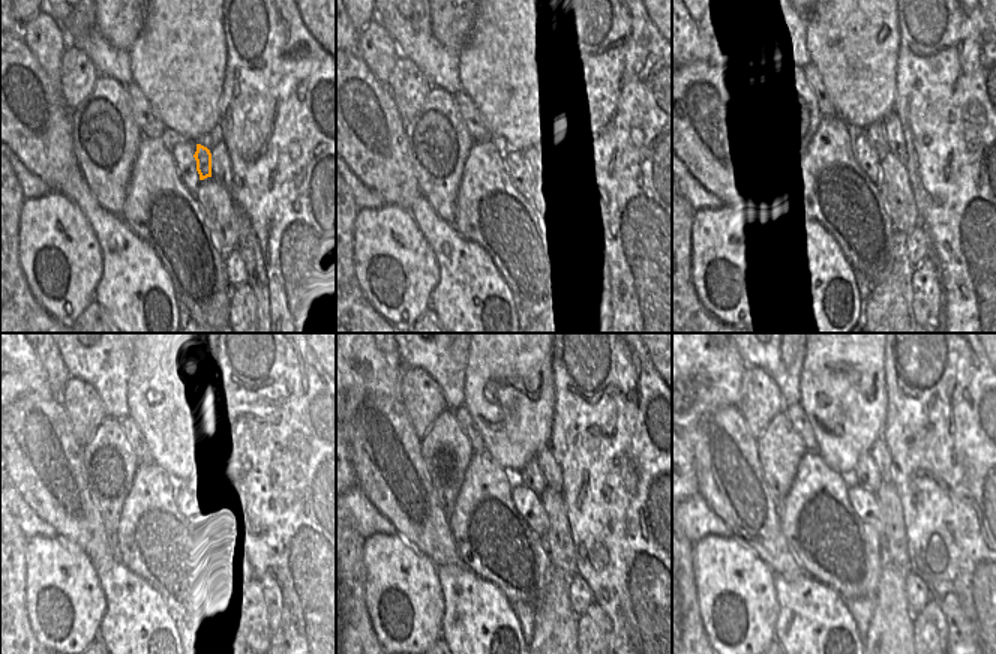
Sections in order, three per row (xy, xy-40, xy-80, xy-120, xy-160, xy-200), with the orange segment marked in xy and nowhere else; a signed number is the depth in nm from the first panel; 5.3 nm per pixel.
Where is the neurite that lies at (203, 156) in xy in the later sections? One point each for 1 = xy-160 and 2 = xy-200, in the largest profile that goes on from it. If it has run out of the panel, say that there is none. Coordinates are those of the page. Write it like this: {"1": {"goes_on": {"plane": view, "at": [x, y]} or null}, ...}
{"1": {"goes_on": {"plane": "xy-160", "at": [530, 476]}}, "2": {"goes_on": {"plane": "xy-200", "at": [866, 474]}}}

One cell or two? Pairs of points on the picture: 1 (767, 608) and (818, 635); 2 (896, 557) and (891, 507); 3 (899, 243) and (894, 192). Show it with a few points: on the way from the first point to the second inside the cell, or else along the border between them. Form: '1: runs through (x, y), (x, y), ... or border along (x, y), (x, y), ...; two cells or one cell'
1: border along (773, 579), (777, 602), (774, 638); two cells
2: runs through (894, 545), (891, 519); one cell
3: runs through (899, 231), (899, 204); one cell

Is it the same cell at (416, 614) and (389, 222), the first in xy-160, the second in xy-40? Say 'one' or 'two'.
one

